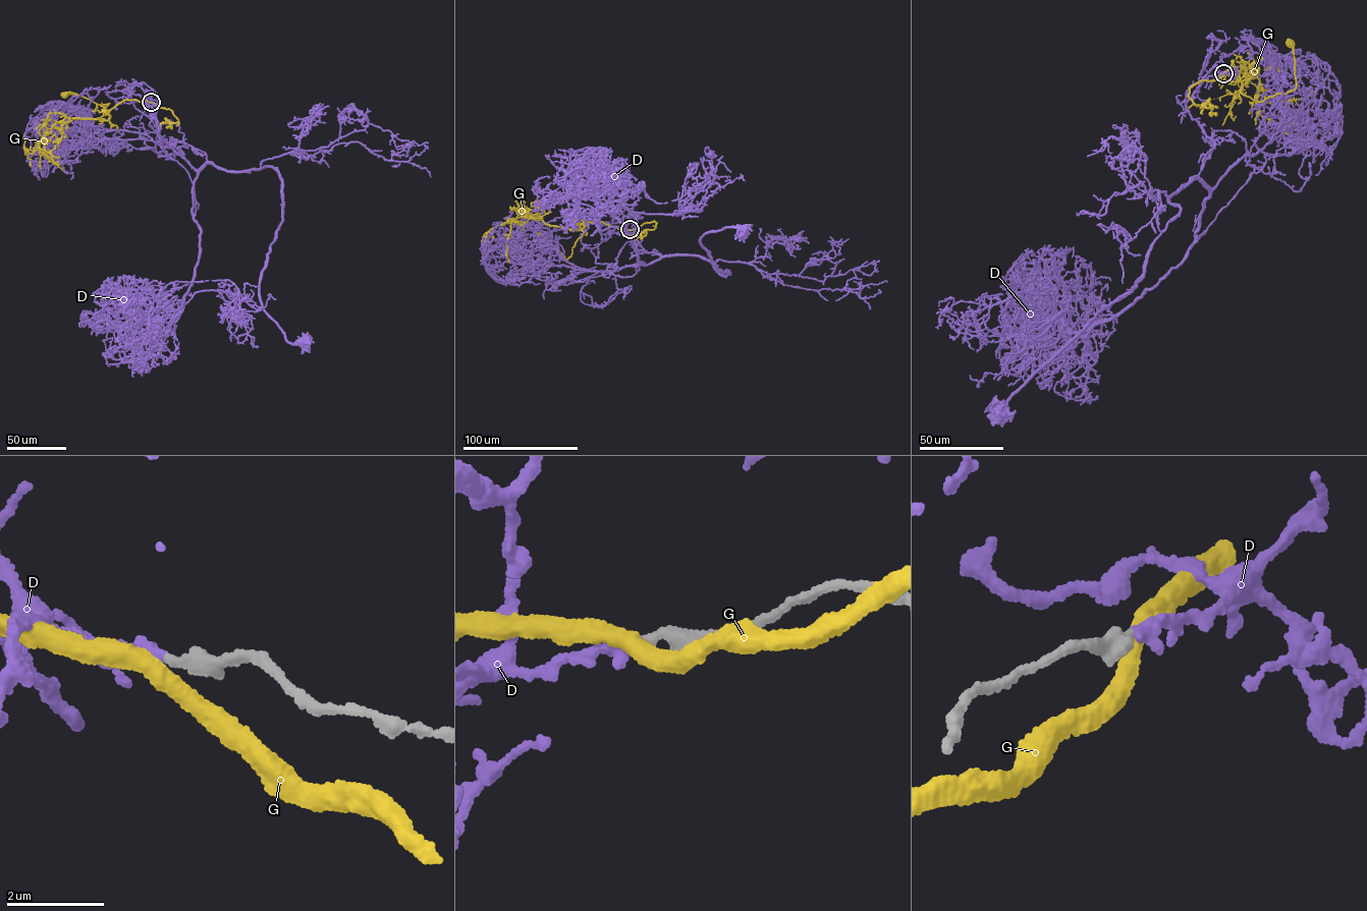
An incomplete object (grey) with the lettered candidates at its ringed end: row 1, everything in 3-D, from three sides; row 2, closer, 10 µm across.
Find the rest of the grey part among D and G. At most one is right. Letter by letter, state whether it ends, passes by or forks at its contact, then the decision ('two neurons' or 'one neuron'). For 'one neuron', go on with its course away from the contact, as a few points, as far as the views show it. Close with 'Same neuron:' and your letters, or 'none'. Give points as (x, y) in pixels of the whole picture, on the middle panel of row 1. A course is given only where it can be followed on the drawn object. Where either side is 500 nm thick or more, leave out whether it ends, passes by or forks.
D: it ends | one neuron | via (630, 230), (637, 218), (634, 238), (644, 250), (702, 257), (725, 276), (699, 238), (742, 230)
G: it passes by | two neurons
Same neuron: D

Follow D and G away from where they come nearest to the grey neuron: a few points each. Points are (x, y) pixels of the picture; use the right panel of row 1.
D: (1223, 74), (1187, 102), (1214, 146), (1166, 200), (1180, 211), (1152, 244), (1144, 277), (997, 412)
G: (1223, 73), (1234, 60), (1243, 84), (1241, 93), (1257, 101), (1293, 91), (1297, 84), (1294, 46), (1289, 44)

